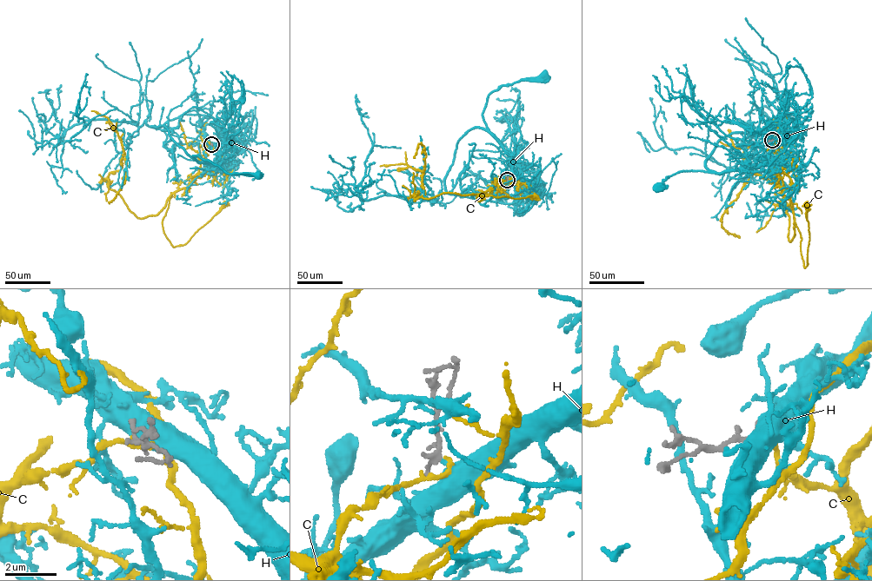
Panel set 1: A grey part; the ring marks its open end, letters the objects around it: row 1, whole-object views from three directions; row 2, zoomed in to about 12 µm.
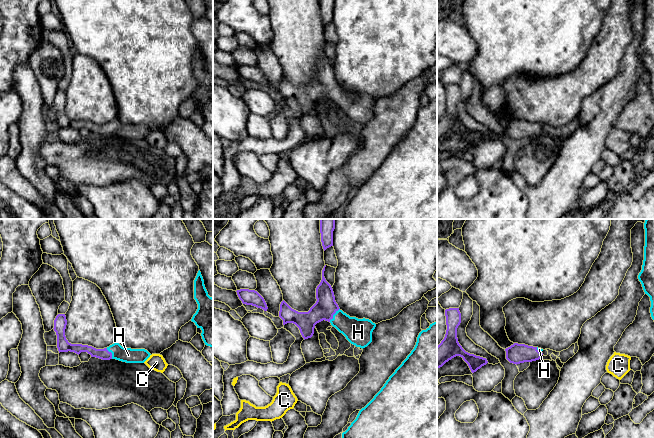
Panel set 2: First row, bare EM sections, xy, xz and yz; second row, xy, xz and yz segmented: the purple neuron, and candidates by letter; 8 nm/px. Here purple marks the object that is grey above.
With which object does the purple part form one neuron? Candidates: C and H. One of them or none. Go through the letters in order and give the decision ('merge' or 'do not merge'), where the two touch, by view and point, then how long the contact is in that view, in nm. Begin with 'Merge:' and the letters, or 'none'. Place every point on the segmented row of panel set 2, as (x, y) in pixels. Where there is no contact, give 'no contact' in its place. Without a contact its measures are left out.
Merge: H
C: do not merge; no contact
H: merge; contact xz (333, 314); length 140 nm

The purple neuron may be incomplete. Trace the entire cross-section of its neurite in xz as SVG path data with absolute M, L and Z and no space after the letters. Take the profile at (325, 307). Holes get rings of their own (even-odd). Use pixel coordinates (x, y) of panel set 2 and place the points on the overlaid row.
M326 265L322 270L322 280L316 288L317 301L310 310L298 312L283 300L280 304L279 317L283 320L283 325L295 324L304 340L313 336L317 323L328 321L351 344L363 349L372 342L372 332L376 324L369 319L350 317L339 308L333 289L324 277L325 267Z

